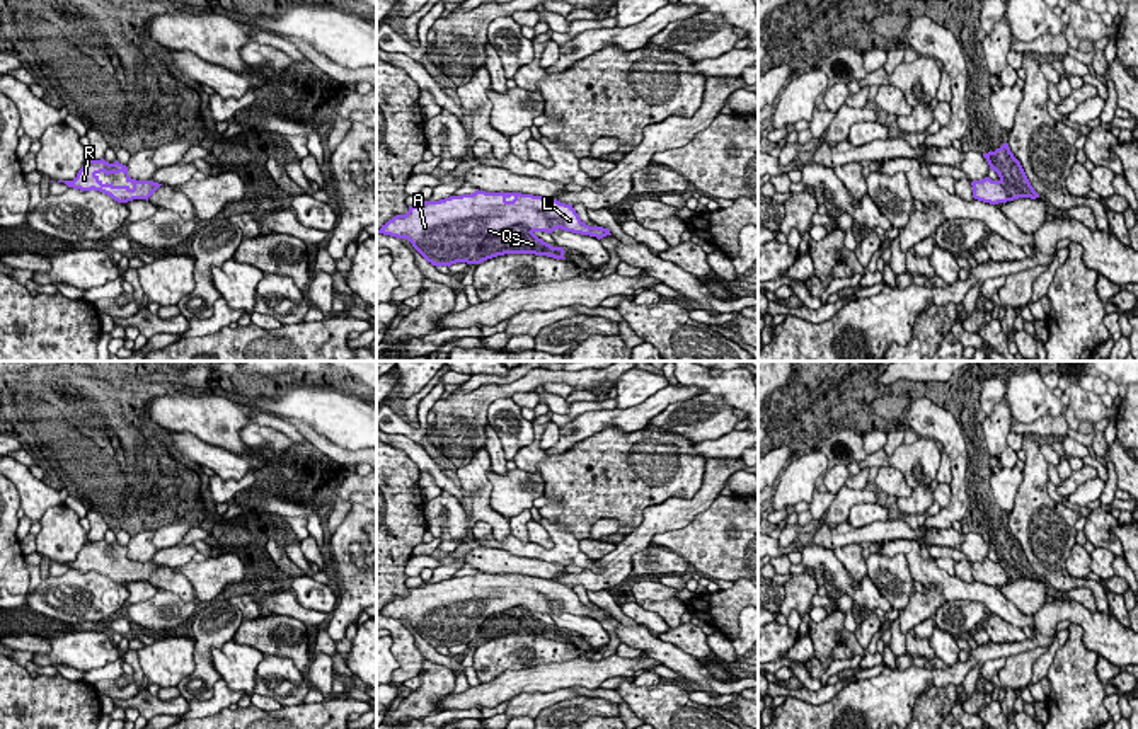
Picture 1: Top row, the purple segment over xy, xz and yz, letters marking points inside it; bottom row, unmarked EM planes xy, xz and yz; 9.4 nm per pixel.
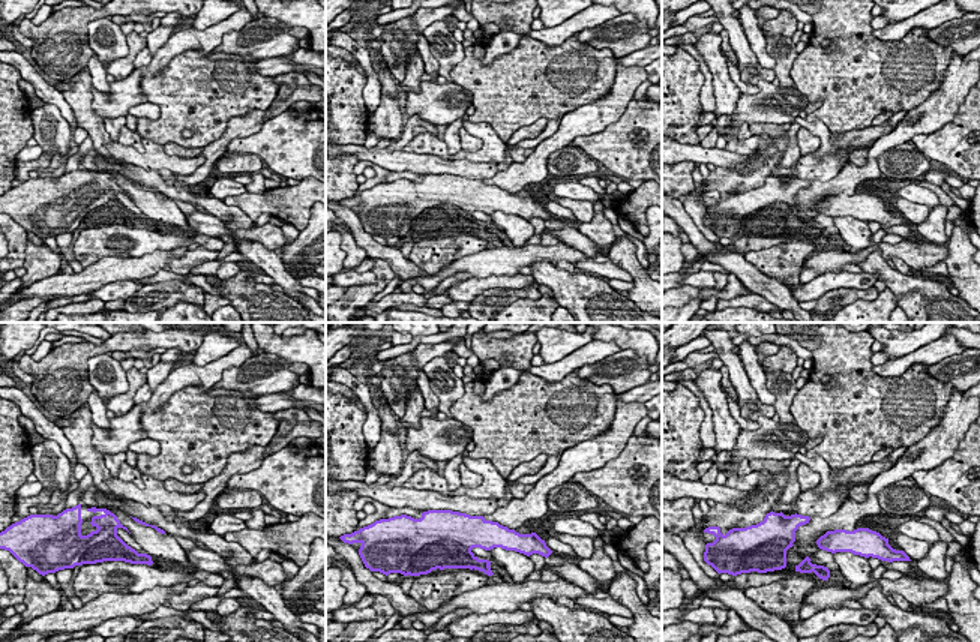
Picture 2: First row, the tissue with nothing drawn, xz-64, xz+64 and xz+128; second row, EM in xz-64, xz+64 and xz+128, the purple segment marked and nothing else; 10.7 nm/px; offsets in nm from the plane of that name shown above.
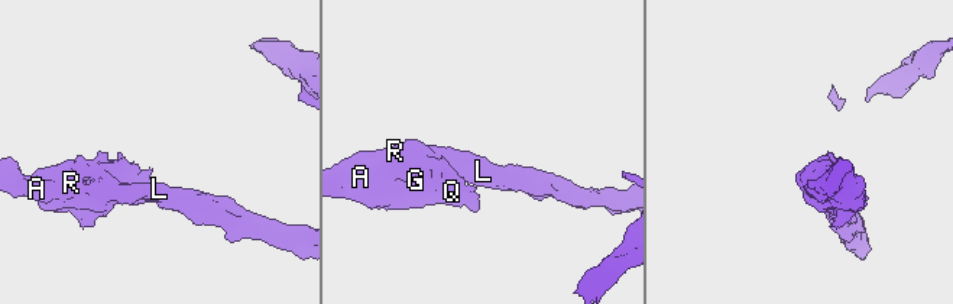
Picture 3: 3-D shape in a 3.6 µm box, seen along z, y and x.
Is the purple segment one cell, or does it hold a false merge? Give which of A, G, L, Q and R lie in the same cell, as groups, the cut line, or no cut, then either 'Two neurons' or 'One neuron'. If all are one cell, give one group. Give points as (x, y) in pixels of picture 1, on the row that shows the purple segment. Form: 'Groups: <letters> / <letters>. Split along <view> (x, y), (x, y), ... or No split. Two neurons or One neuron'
Groups: A G L Q R. No split. One neuron

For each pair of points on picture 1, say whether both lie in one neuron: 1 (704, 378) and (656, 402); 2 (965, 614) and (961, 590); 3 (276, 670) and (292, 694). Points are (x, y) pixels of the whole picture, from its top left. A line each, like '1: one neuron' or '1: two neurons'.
1: two neurons
2: two neurons
3: one neuron

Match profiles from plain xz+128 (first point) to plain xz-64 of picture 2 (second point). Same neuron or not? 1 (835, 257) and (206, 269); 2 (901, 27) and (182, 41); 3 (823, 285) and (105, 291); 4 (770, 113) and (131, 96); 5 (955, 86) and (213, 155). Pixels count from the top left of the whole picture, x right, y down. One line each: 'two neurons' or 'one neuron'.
1: two neurons
2: one neuron
3: one neuron
4: one neuron
5: one neuron

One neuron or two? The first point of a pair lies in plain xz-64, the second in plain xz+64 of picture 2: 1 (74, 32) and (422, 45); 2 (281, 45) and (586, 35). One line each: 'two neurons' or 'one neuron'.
1: two neurons
2: one neuron

